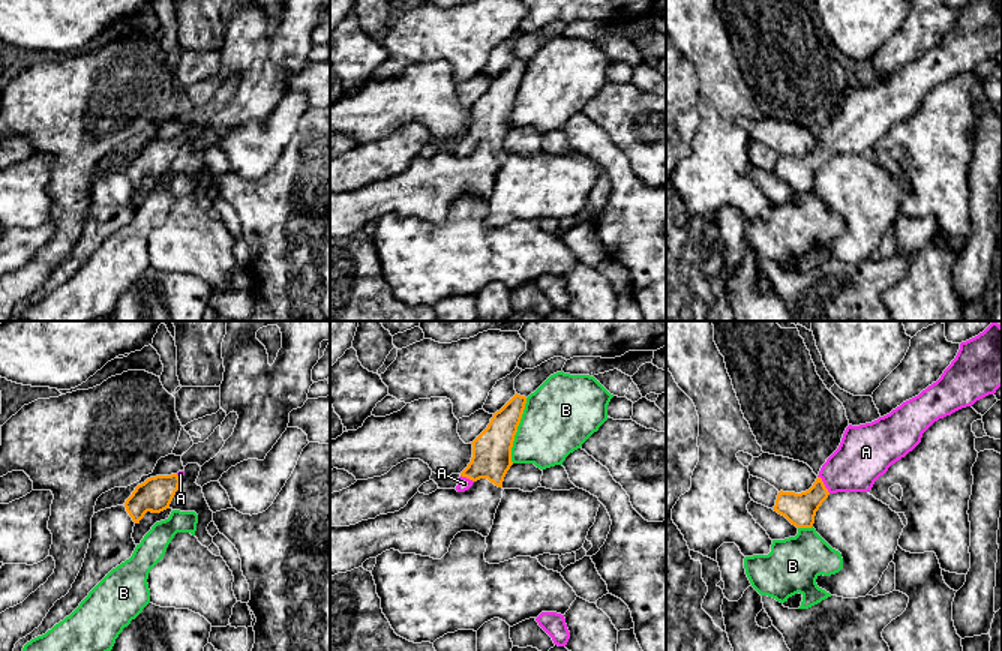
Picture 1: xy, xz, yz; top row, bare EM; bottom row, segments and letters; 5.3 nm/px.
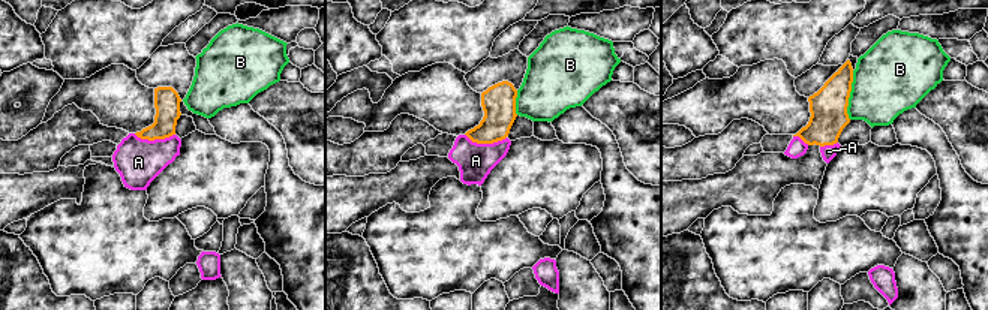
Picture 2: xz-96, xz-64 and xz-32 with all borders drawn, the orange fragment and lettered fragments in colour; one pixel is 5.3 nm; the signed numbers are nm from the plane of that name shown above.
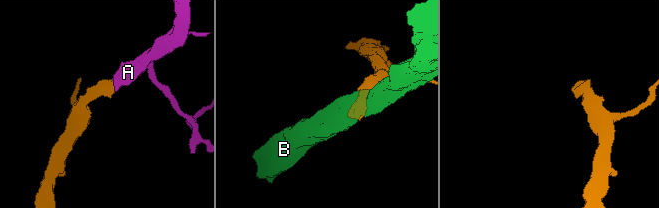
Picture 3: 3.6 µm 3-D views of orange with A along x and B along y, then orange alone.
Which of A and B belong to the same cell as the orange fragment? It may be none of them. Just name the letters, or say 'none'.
A

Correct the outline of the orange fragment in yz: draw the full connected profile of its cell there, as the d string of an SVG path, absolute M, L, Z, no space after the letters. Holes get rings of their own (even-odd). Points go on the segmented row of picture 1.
M992 322L978 336L962 342L960 350L940 378L918 396L903 402L890 414L860 426L849 424L838 448L822 465L813 486L801 494L780 490L774 512L796 528L812 528L814 516L830 494L868 492L888 468L912 452L922 434L939 418L972 406L976 400L994 394L1002 386L1002 326Z

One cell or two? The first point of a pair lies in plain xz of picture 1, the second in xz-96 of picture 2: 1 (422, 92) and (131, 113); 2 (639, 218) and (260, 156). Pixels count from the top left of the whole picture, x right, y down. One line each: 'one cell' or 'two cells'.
1: one cell
2: two cells

